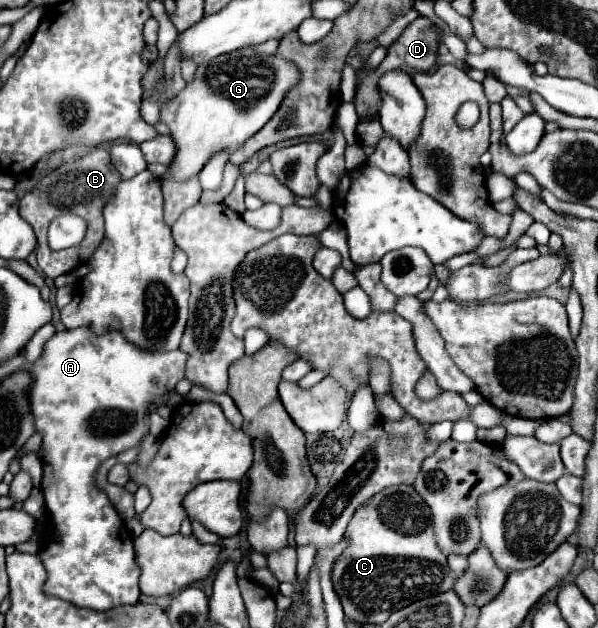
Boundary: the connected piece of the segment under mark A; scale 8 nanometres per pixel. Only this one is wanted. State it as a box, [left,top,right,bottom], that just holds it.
[28,327,186,611]

